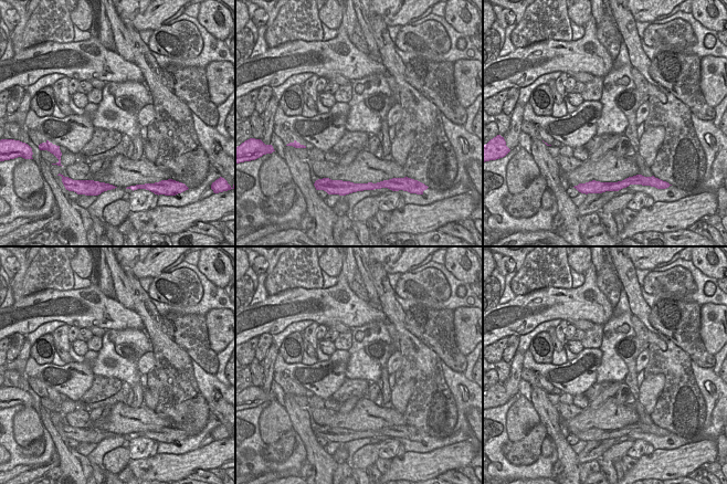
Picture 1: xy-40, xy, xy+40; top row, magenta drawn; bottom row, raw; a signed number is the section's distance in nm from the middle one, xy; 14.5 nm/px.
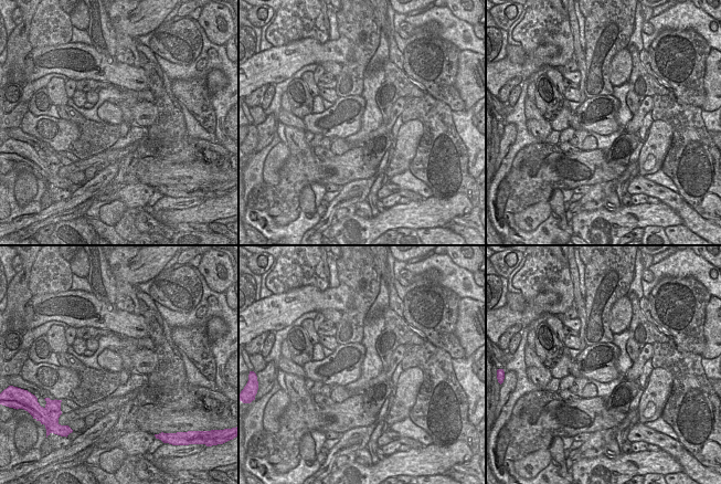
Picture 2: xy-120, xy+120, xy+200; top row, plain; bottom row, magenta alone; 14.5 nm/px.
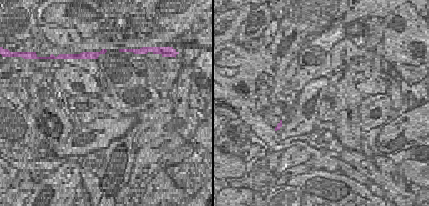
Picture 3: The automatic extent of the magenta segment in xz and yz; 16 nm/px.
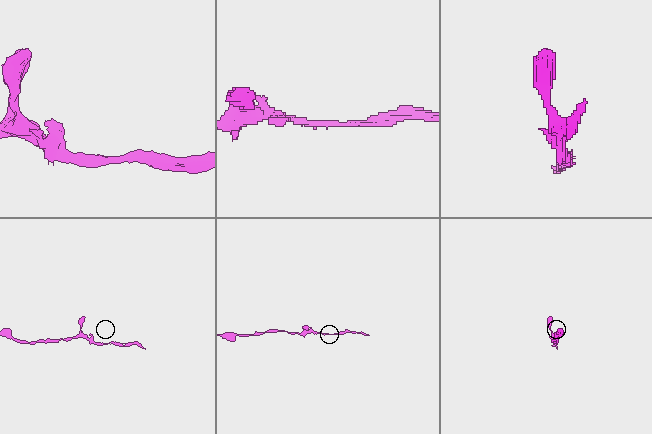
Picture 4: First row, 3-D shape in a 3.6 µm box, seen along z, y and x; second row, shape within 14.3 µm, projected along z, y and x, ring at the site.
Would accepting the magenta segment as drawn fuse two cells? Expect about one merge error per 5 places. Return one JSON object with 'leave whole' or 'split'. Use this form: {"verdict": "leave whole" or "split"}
{"verdict": "leave whole"}

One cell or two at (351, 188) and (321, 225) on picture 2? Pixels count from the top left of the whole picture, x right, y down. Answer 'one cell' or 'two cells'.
one cell

